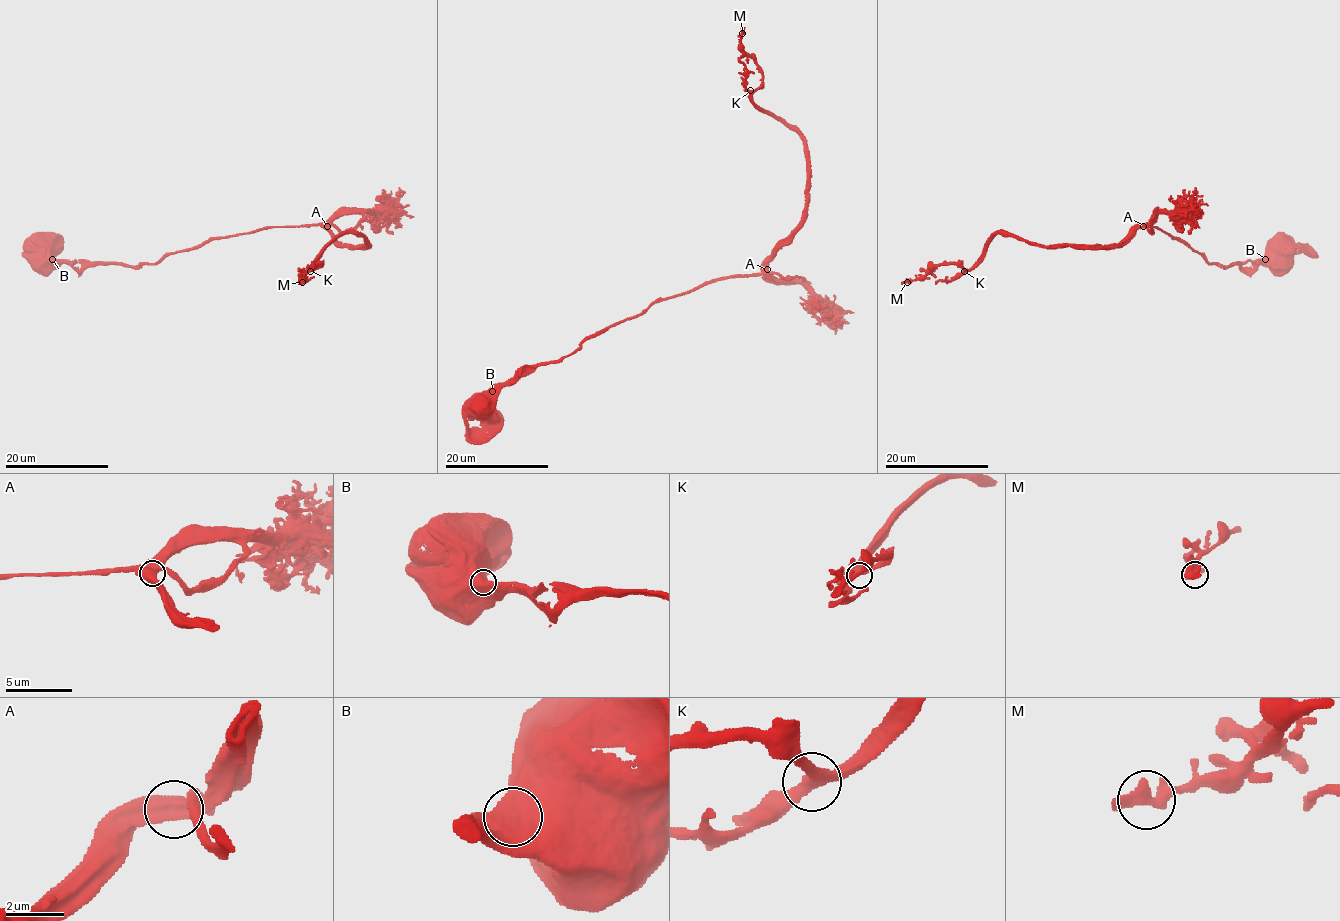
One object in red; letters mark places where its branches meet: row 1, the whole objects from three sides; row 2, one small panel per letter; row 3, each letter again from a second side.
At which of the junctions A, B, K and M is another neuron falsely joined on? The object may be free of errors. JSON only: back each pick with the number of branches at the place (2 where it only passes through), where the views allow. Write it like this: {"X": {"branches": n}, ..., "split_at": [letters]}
{"split_at": []}

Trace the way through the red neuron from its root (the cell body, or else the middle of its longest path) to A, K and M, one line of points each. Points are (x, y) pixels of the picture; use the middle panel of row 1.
A: (482, 405), (520, 368), (558, 362), (584, 340), (654, 303), (767, 269)
K: (482, 405), (520, 368), (558, 362), (654, 303), (762, 272), (802, 220), (807, 150), (750, 90)
M: (482, 405), (654, 303), (758, 276), (802, 220), (806, 145), (753, 101), (742, 33)

